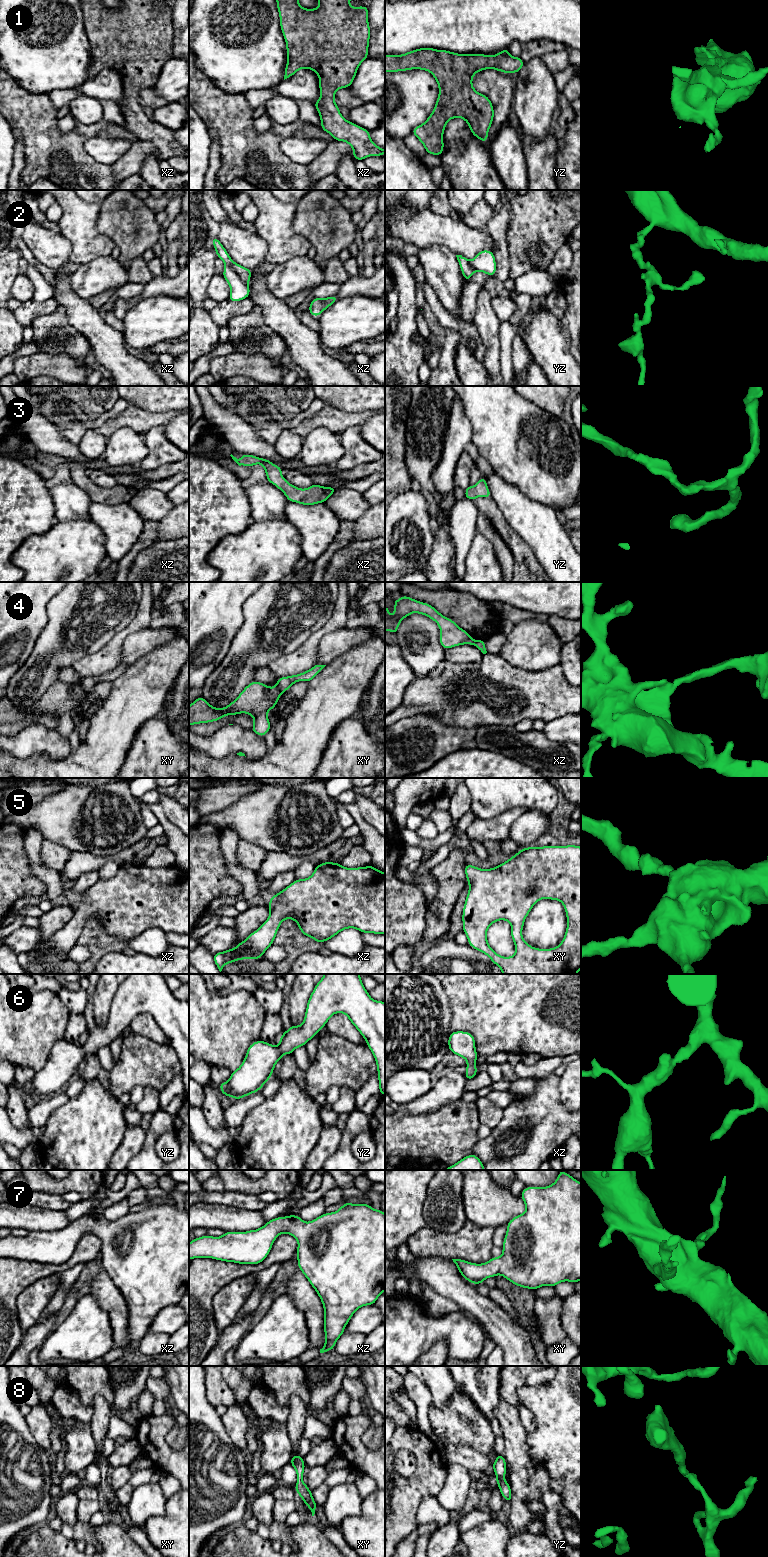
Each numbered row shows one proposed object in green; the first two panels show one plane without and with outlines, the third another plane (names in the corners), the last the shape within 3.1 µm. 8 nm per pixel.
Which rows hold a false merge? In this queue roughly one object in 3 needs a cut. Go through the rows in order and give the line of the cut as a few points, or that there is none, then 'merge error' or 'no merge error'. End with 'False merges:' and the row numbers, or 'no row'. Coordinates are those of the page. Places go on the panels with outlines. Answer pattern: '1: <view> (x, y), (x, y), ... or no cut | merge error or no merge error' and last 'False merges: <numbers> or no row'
1: no cut | no merge error
2: xz (225, 264), (229, 265), (247, 285) | merge error
3: no cut | no merge error
4: xy (276, 686), (282, 692) | merge error
5: no cut | no merge error
6: no cut | no merge error
7: no cut | no merge error
8: no cut | no merge error
False merges: 2, 4

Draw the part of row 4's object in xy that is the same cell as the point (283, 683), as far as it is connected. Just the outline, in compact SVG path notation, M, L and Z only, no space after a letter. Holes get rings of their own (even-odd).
M316 664L308 671L303 673L280 677L277 679L276 687L278 687L281 692L286 692L293 684L298 681L310 682L317 674L319 674L326 665Z

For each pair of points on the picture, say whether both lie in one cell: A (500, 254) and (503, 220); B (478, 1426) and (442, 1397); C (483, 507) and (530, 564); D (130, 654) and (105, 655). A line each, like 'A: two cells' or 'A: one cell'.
A: one cell
B: two cells
C: one cell
D: two cells

